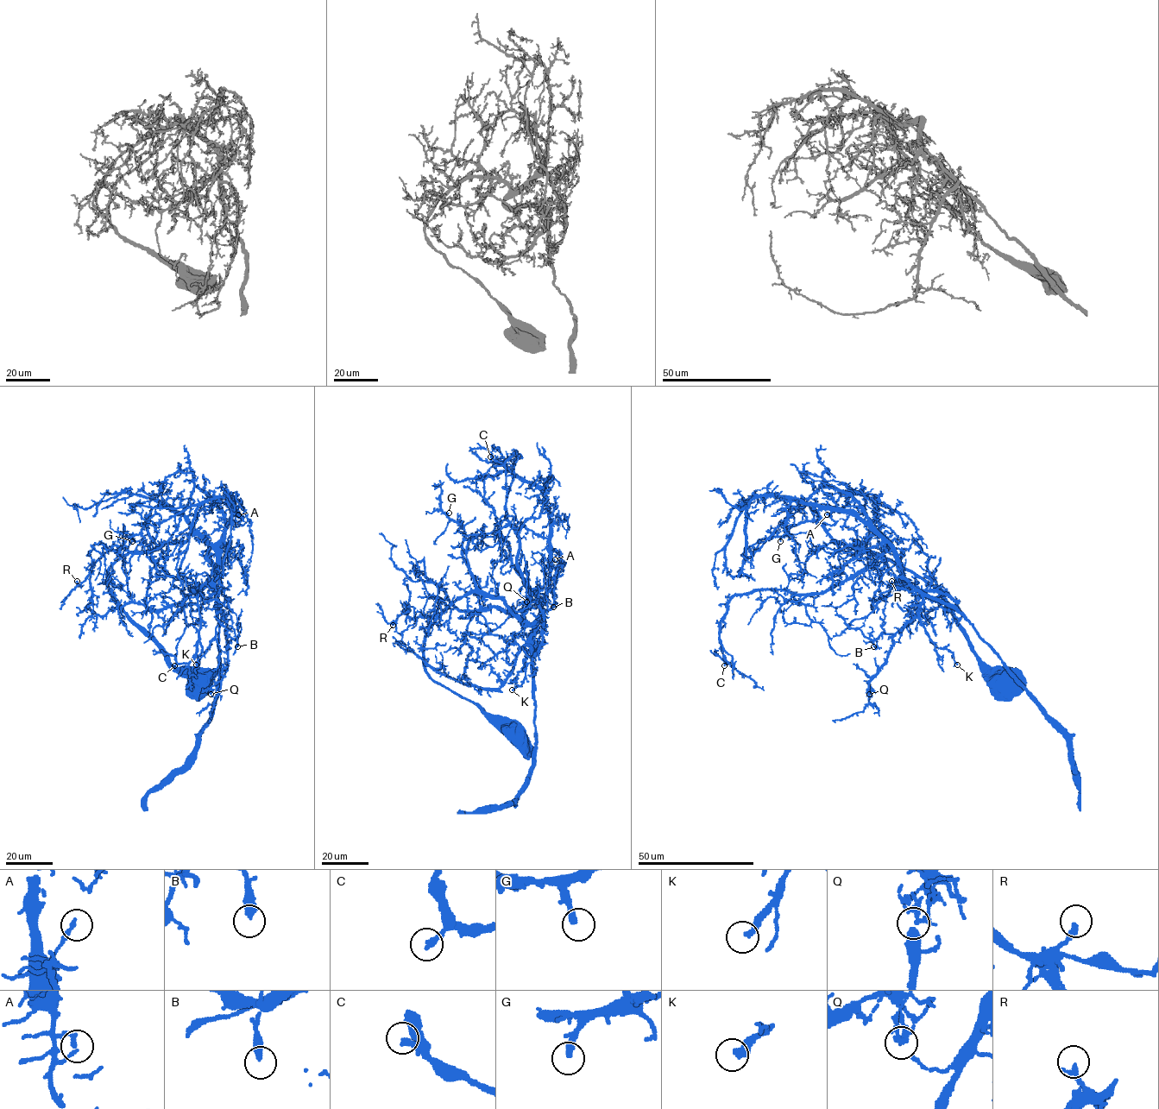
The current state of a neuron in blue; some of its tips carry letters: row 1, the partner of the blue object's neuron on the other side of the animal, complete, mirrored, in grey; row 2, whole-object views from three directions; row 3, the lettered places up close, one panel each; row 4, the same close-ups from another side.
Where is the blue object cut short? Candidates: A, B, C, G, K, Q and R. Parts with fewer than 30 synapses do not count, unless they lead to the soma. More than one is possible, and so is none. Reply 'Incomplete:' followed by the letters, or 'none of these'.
Incomplete: G

